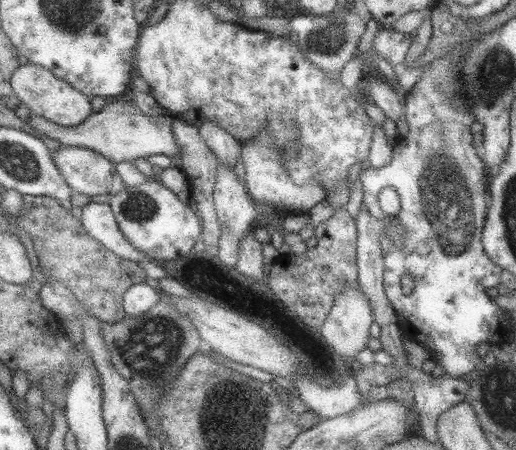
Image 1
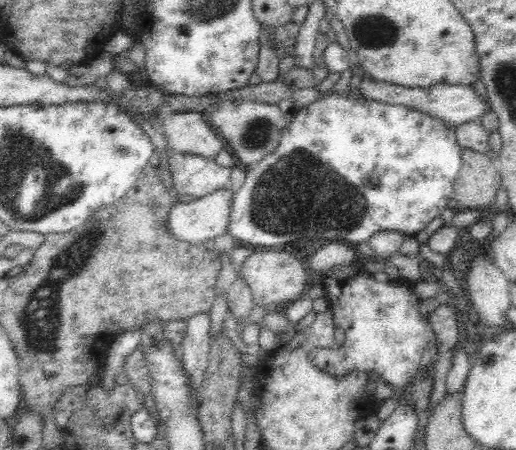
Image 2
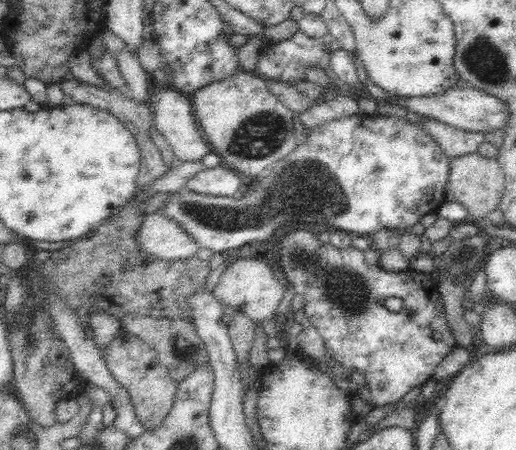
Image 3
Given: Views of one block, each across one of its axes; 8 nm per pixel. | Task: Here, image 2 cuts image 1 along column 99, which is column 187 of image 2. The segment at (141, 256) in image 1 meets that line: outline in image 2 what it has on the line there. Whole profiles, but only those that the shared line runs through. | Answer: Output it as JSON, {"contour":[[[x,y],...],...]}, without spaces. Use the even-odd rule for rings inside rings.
{"contour":[[[227,186],[188,203],[173,203],[168,210],[166,230],[188,244],[203,244],[224,234],[233,195],[229,190]]]}

